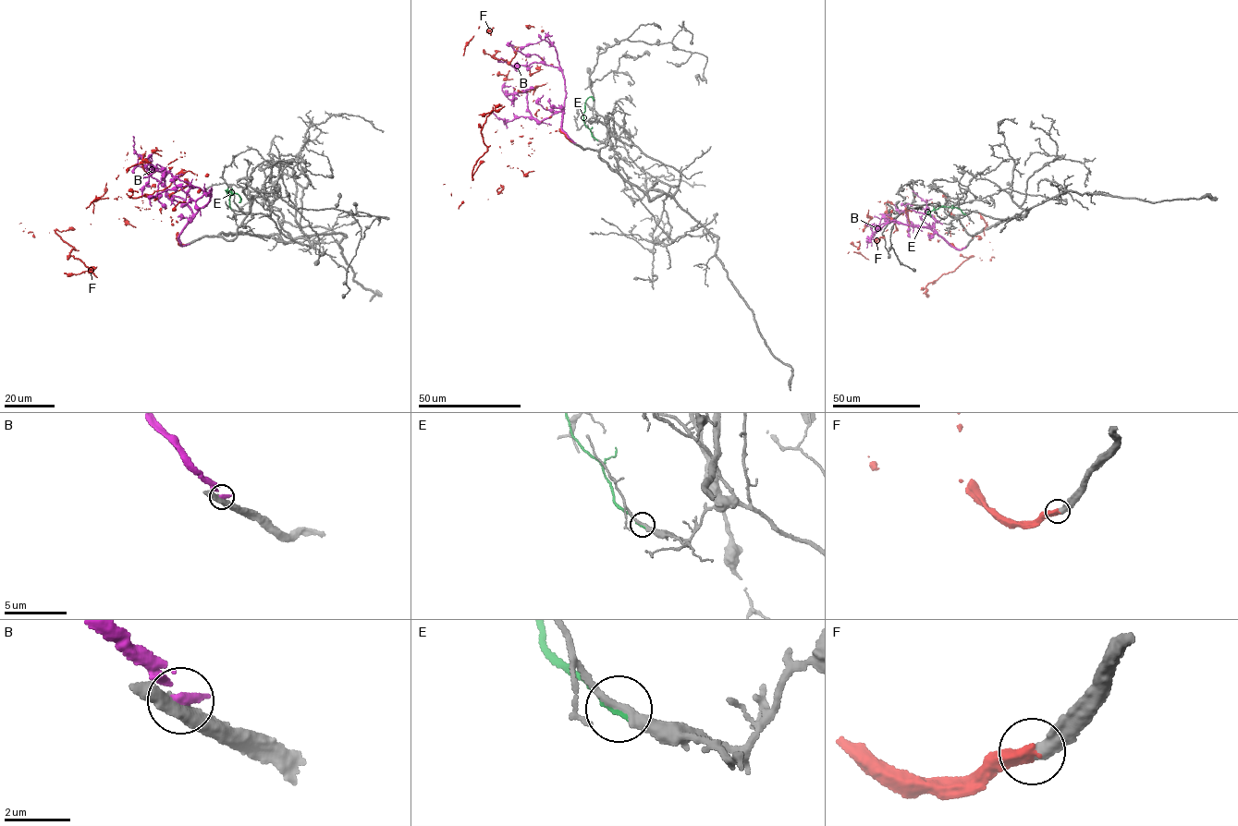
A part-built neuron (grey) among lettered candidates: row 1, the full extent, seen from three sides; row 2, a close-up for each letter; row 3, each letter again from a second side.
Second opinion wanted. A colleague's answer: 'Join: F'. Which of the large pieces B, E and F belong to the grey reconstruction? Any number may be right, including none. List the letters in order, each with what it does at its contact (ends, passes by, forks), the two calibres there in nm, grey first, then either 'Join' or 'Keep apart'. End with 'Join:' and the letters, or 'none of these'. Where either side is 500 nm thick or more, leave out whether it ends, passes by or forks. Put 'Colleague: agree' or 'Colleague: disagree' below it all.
B: It ends there. Thickness 460 nm (grey) against 280 nm. Keep apart
E: It ends there. Thickness 240 nm (grey) against 200 nm. Keep apart
F: Thickness 460 nm (grey) against 550 nm. Join
Join: F
Colleague: agree

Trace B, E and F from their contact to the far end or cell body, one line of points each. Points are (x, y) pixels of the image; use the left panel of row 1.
B: (187, 244), (181, 245), (178, 236), (210, 200), (207, 191), (189, 185), (174, 187), (149, 199), (151, 206)
E: (230, 208), (227, 188), (239, 196), (239, 202)
F: (184, 244), (171, 222), (106, 191), (92, 212), (49, 233), (56, 229), (89, 269), (64, 273)

